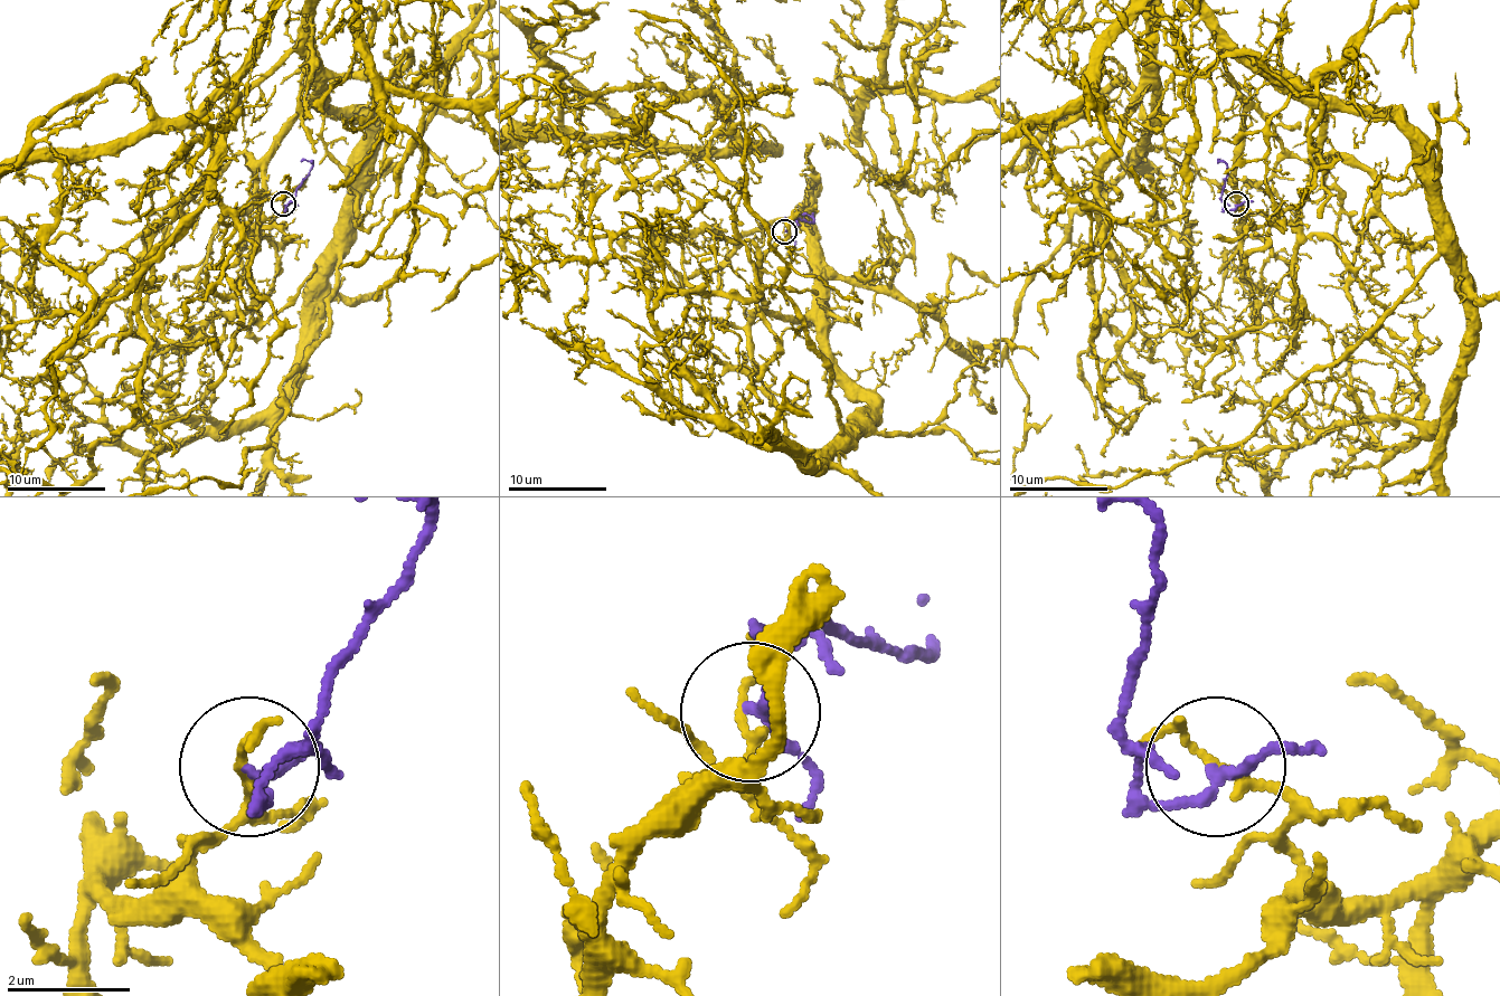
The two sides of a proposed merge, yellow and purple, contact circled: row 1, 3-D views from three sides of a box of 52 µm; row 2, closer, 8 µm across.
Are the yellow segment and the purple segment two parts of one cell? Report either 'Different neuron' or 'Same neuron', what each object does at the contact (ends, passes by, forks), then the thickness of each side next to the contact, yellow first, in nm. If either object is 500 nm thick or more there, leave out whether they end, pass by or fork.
Different neuron. At the ring yellow forks. At the ring purple passes by. Thickness 110 nm (yellow) against 150 nm

